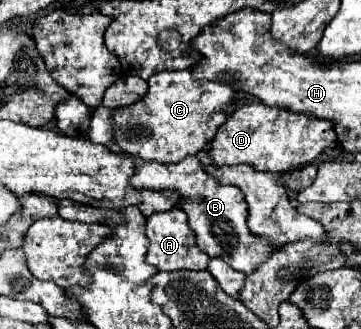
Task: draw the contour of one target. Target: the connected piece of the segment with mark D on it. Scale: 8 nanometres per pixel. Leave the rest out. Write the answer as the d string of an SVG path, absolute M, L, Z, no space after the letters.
M253 103L237 109L219 127L215 139L211 141L209 159L215 167L247 163L257 171L283 173L313 163L331 145L335 145L335 133L329 121L317 121L315 117L297 117L297 113L289 113L285 109Z

